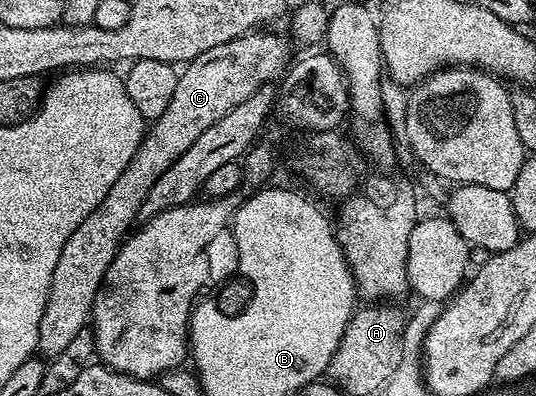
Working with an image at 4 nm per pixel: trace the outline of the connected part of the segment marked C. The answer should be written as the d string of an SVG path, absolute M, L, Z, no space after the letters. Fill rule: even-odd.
M256 29L233 41L225 41L225 45L201 53L201 57L192 59L179 71L177 89L173 89L169 109L146 128L133 161L125 165L121 177L113 181L113 189L105 193L97 209L73 229L69 241L65 241L61 249L61 257L57 257L57 269L53 269L53 281L49 285L49 297L39 326L38 350L44 351L44 356L59 355L61 349L88 326L99 286L103 284L119 246L136 226L139 210L149 189L153 189L153 181L157 181L157 177L161 177L161 173L165 173L165 169L169 169L169 165L173 165L173 161L177 161L177 157L181 157L181 153L185 153L185 149L213 125L213 121L221 121L229 109L237 109L249 93L257 93L262 83L270 82L275 77L273 75L278 76L288 66L292 55L286 41L279 35L263 33Z

